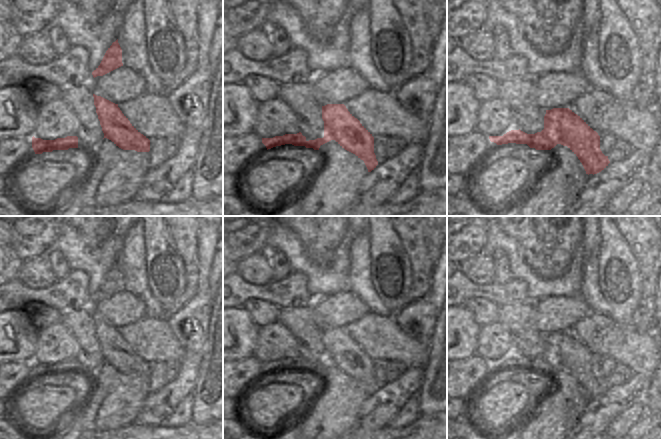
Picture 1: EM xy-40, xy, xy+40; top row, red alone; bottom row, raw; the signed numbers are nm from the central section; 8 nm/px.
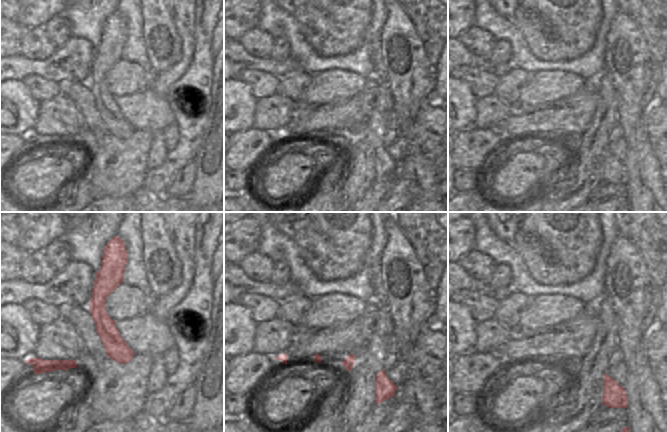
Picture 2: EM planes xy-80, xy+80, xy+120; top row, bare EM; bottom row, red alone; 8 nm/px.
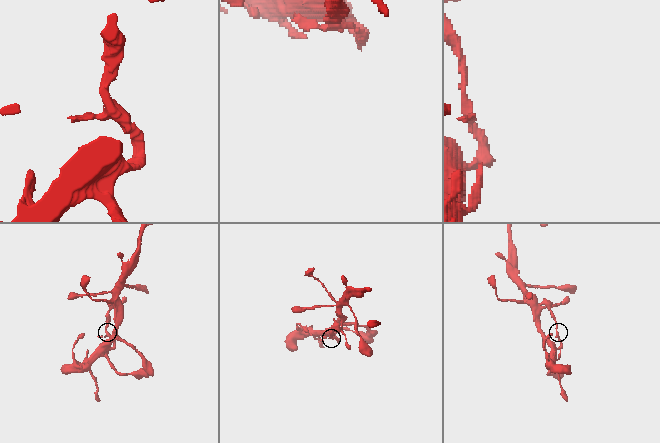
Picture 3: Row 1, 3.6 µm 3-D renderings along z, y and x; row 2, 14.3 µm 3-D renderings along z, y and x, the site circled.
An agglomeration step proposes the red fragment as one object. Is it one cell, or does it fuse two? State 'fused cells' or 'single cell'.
single cell

